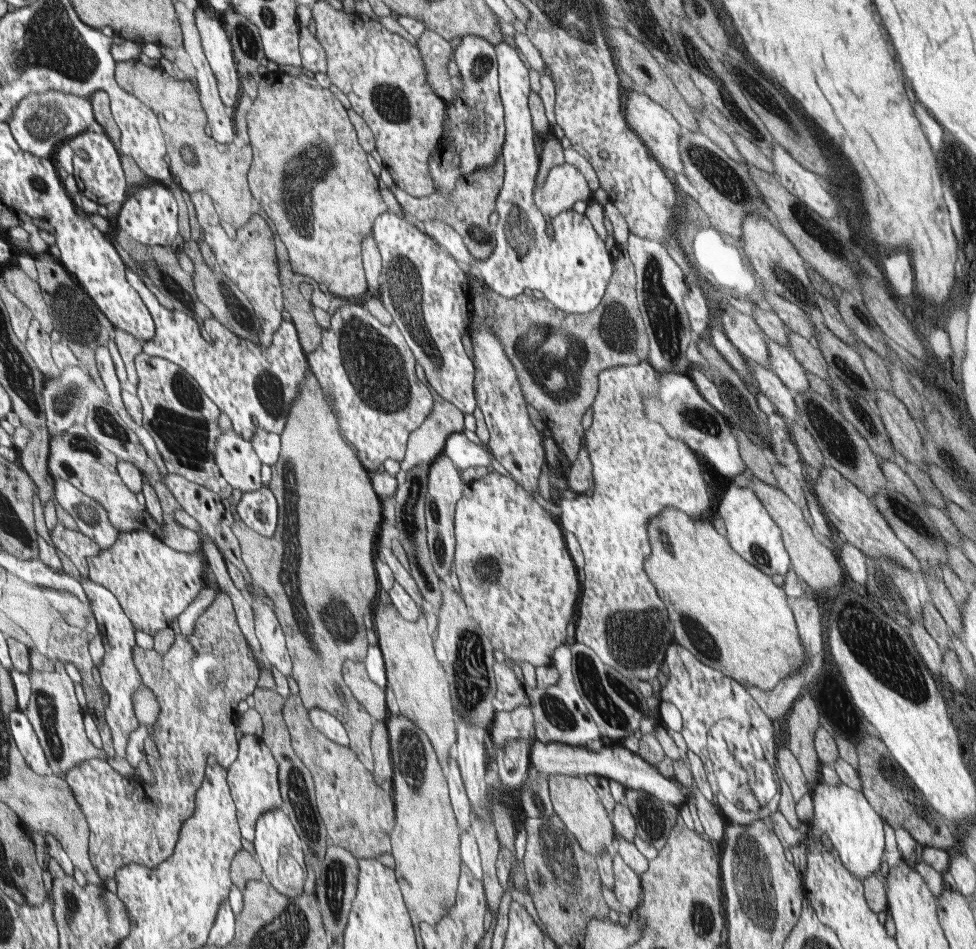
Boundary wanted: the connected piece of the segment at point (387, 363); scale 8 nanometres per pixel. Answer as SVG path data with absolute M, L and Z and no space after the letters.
M344 304L331 314L330 327L323 330L320 345L306 354L306 358L325 394L329 394L329 402L335 406L344 437L352 442L356 456L365 468L374 472L389 458L400 463L406 452L410 432L416 430L433 410L432 394L418 380L415 357L400 330L393 323L390 326L381 324L366 306Z

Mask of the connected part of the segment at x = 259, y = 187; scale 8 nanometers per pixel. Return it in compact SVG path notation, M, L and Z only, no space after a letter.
M262 71L257 77L258 94L253 100L250 110L247 112L246 122L250 146L252 147L253 158L250 170L247 174L249 187L254 199L262 206L264 214L272 219L272 224L276 227L278 238L286 245L289 261L293 270L300 276L310 276L320 284L324 284L329 292L335 296L349 297L364 294L367 291L367 274L363 266L363 242L364 236L372 233L372 227L376 222L376 217L388 211L386 204L382 202L380 190L378 190L378 182L376 176L370 172L368 168L368 160L366 160L366 152L359 144L357 133L348 119L346 108L334 97L334 94L328 88L320 86L313 76L304 74L303 76L290 76L280 71L266 72Z

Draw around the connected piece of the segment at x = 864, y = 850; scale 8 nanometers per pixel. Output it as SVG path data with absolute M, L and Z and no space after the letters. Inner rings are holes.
M818 782L814 790L811 790L811 798L814 802L813 834L819 838L819 840L822 834L828 835L833 847L839 853L845 868L850 870L853 876L856 876L861 882L867 880L871 874L875 874L876 871L880 869L884 853L884 821L872 809L872 806L868 803L868 799L863 793L844 783L840 783L840 785L830 785L830 783Z

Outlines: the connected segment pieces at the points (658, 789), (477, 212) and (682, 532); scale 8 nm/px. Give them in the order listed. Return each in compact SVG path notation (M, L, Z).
M534 740L529 751L529 766L542 773L544 777L548 775L568 775L585 778L588 775L600 775L607 779L614 779L623 784L626 789L643 790L661 800L661 803L670 803L677 809L686 804L688 796L681 793L672 780L662 776L658 768L650 765L644 759L626 747L604 746L599 752L592 751L585 747L570 746L560 742L550 742L542 744Z
M503 154L496 158L496 162L490 168L482 168L478 172L470 172L469 174L460 176L458 185L454 185L452 193L446 196L444 193L436 190L430 196L416 197L408 196L408 193L402 192L402 189L396 184L392 185L392 192L396 196L401 208L406 216L410 217L408 210L412 204L412 214L416 216L417 223L425 220L440 219L445 223L456 228L456 232L464 237L464 244L468 246L468 252L472 252L472 256L480 262L486 260L497 245L496 231L494 226L489 223L490 214L496 211L496 197L502 189L505 173L505 164Z
M664 507L658 515L648 519L648 542L652 544L652 553L644 559L644 568L647 569L648 576L652 576L652 584L656 584L656 590L658 590L660 596L664 596L664 604L668 604L667 614L670 617L672 626L674 626L676 643L684 645L684 648L690 650L705 665L710 665L710 667L723 672L724 675L728 675L737 681L742 681L742 683L748 684L748 686L756 685L762 688L762 690L766 689L766 691L776 688L776 685L780 683L780 679L788 677L792 671L798 671L798 667L802 667L806 663L806 652L802 648L798 626L796 626L794 621L792 608L788 606L786 592L782 590L782 587L778 588L767 573L762 572L755 565L744 560L744 557L740 556L732 548L728 540L719 533L711 519L694 519L694 517L688 516L688 513L684 513L680 509Z

